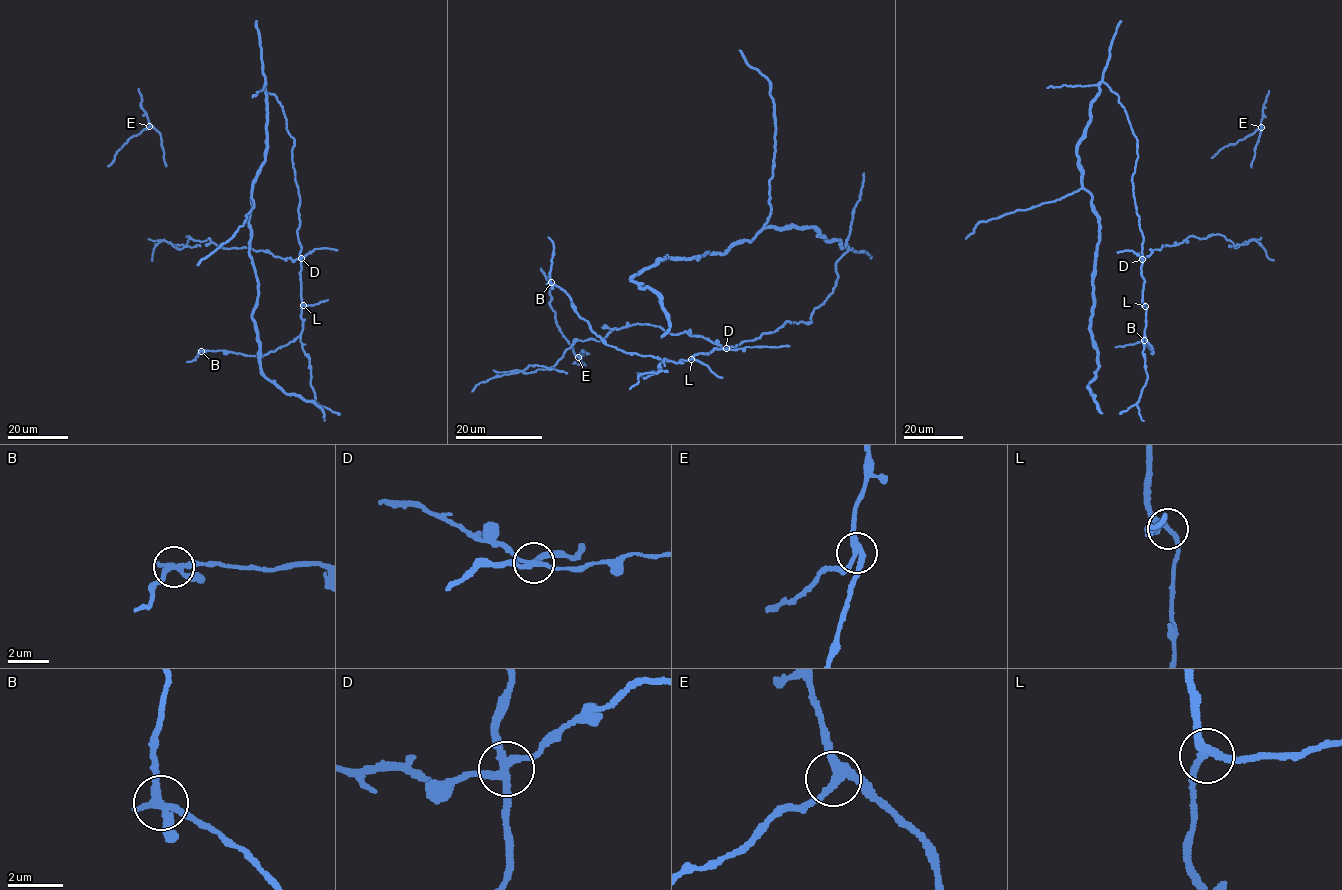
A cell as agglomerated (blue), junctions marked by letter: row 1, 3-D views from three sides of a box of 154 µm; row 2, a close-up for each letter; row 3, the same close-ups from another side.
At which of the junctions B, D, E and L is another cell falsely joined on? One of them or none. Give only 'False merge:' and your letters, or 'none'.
False merge: D

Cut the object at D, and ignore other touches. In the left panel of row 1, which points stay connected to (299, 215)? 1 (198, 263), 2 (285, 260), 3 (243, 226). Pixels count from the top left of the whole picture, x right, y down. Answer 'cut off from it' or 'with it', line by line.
1: with it
2: cut off from it
3: with it

